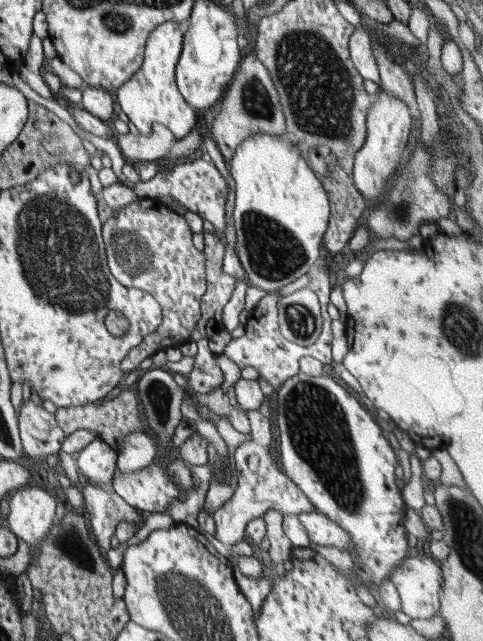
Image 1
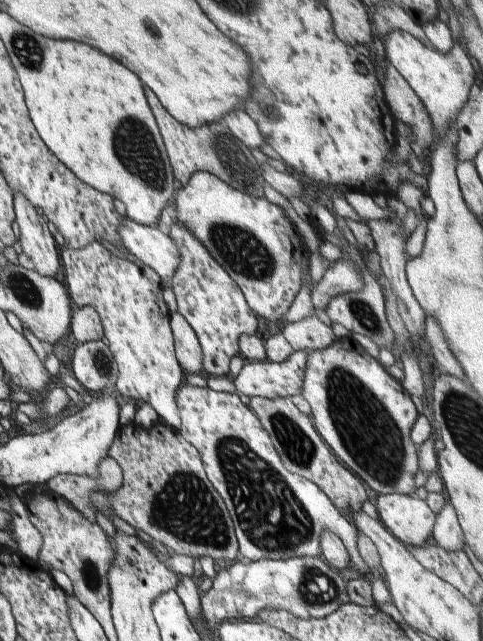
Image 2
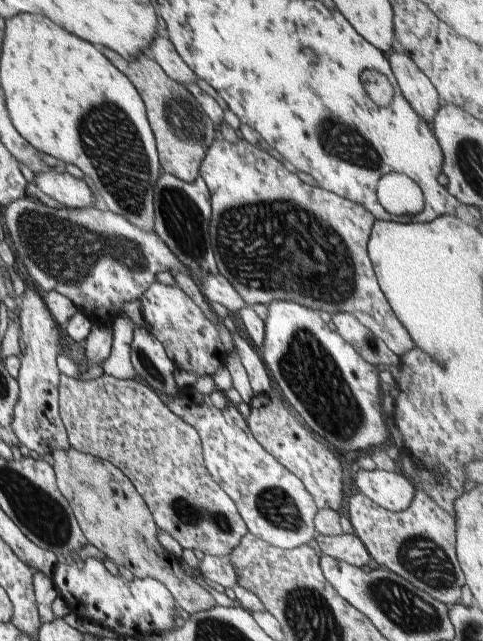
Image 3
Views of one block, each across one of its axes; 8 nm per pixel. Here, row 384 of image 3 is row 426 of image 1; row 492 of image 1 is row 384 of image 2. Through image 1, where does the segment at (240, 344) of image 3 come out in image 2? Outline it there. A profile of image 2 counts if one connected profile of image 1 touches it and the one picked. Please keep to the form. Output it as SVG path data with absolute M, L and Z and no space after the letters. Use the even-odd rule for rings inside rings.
M294 351L284 362L248 361L234 380L236 395L276 399L301 395L308 351Z

